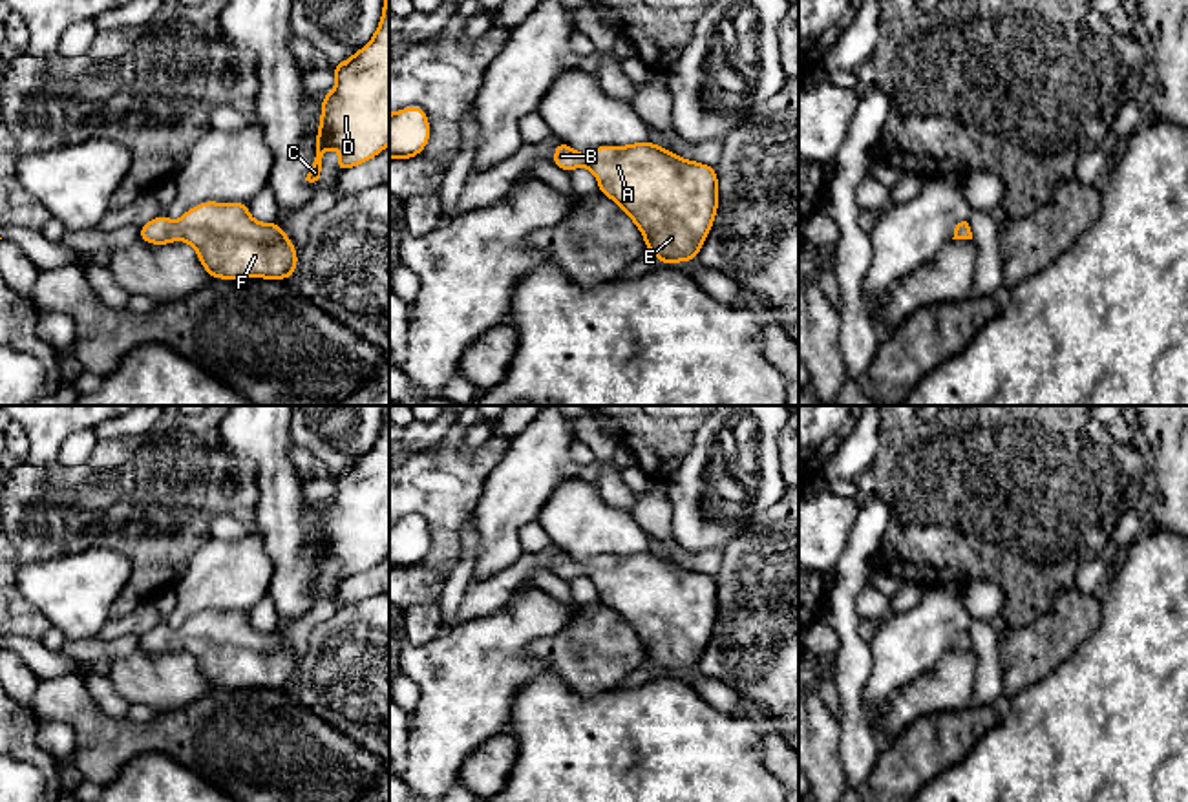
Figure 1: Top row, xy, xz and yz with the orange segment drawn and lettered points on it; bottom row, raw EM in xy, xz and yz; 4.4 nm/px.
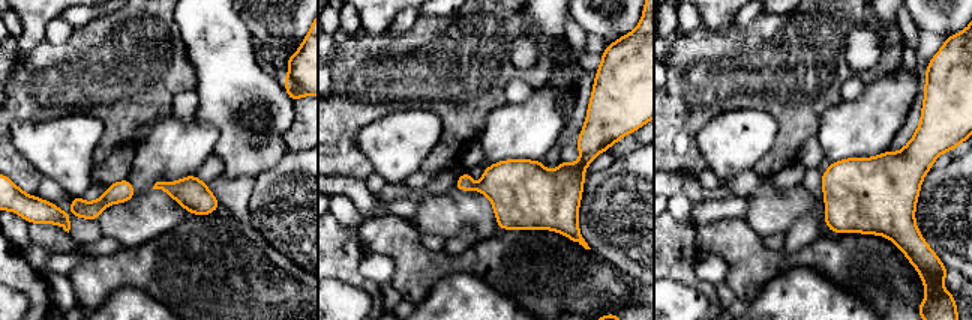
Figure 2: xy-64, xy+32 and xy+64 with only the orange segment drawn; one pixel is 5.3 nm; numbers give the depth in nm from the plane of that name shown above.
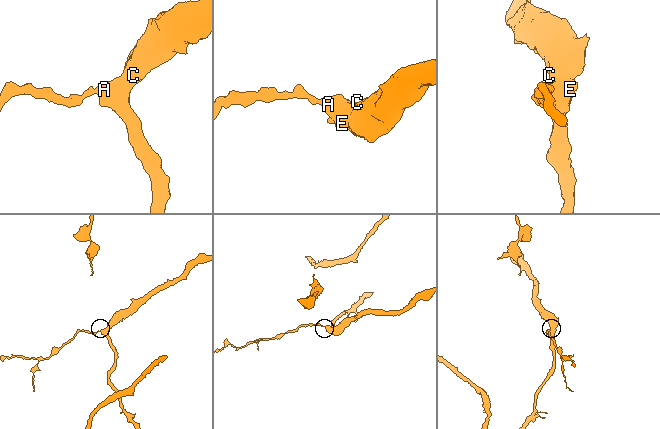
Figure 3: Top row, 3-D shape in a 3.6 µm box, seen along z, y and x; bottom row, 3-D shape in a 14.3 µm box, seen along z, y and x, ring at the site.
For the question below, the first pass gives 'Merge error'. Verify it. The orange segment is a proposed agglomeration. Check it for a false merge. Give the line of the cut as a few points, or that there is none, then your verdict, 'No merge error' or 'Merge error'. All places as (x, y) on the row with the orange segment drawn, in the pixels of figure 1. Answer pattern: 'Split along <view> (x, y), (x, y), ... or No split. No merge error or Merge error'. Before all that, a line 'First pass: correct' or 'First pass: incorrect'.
First pass: incorrect
No split. No merge error

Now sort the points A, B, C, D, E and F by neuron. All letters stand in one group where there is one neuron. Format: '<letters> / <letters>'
A B C D E F

